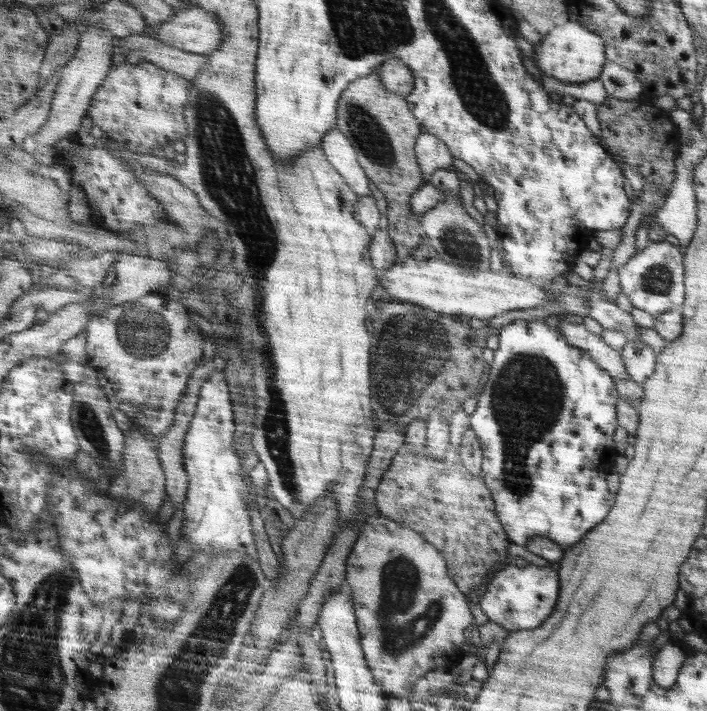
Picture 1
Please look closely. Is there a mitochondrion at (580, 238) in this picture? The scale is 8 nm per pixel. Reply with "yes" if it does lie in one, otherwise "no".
no

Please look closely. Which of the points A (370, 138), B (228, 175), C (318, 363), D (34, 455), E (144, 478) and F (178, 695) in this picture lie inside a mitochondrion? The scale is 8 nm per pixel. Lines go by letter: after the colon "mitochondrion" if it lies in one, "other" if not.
A: mitochondrion
B: mitochondrion
C: other
D: mitochondrion
E: other
F: mitochondrion

